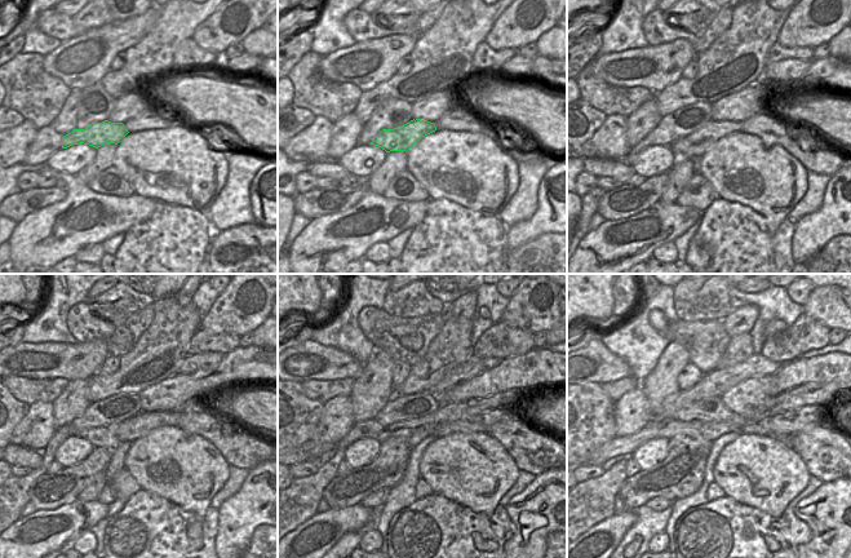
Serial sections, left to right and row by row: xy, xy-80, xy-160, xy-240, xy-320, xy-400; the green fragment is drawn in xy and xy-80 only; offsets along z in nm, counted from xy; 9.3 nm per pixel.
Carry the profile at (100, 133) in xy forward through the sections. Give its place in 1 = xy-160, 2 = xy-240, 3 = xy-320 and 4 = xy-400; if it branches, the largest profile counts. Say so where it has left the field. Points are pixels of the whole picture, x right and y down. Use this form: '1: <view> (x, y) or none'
1: xy-160 (694, 146)
2: xy-240 (137, 426)
3: xy-320 (482, 423)
4: xy-400 (793, 421)

